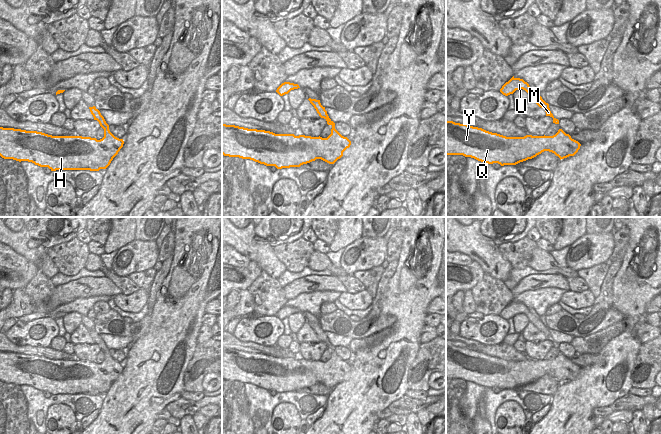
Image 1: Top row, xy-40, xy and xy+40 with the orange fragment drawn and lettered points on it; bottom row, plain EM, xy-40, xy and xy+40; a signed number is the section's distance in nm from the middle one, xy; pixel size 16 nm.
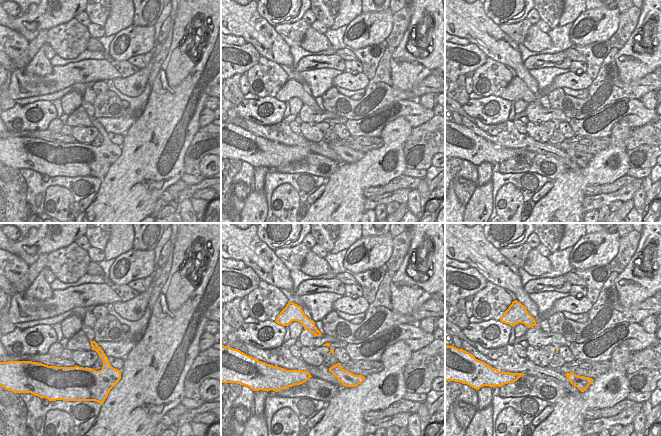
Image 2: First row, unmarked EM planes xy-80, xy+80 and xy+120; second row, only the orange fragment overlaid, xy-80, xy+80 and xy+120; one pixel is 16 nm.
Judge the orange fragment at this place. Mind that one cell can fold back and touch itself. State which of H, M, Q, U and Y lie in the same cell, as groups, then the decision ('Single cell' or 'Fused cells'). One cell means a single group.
Groups: H M Q U Y. Single cell

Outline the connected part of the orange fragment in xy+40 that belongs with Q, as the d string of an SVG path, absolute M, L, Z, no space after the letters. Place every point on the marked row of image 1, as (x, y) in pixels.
M446 121L446 155L463 155L488 164L516 165L532 159L544 151L554 153L561 160L574 156L580 146L581 144L578 141L572 139L562 129L559 129L553 136L506 137L482 128Z

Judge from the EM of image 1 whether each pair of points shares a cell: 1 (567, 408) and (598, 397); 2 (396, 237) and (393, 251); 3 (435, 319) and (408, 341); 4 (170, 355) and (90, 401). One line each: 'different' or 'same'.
1: same
2: same
3: different
4: different

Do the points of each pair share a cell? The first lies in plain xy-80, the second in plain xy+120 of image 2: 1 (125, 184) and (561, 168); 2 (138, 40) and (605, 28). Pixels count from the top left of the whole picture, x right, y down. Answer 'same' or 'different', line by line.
1: different
2: same

